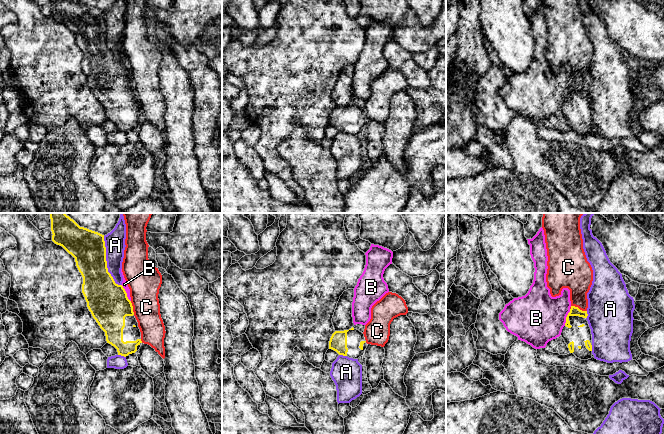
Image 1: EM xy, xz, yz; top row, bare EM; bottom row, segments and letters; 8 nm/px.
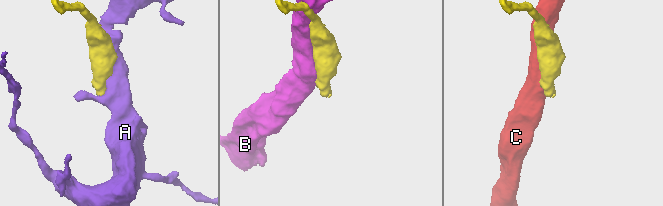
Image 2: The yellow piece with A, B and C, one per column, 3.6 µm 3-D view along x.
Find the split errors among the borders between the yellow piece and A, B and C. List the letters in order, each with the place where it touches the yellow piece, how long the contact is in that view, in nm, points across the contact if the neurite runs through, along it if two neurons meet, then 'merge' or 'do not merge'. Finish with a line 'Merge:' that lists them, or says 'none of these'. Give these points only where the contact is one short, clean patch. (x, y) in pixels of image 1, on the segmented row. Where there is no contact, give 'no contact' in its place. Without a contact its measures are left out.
A: meets yellow in xy at (106, 262); contact 420 nm long; do not merge
B: meets yellow in yz at (566, 317); contact 140 nm long; do not merge
C: meets yellow in yz at (577, 307); contact 140 nm long; border along yz (570, 307), (577, 306), (586, 311); do not merge
Merge: none of these

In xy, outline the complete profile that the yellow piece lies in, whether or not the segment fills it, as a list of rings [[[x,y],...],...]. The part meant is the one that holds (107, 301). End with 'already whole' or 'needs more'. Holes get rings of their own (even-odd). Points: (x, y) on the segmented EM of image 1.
[[[49,213],[52,241],[62,246],[75,258],[76,266],[83,277],[82,293],[87,307],[100,328],[105,332],[107,343],[117,349],[118,355],[137,353],[142,345],[141,332],[134,316],[133,306],[122,285],[115,283],[108,272],[104,235],[80,227],[65,213]]] | needs more

